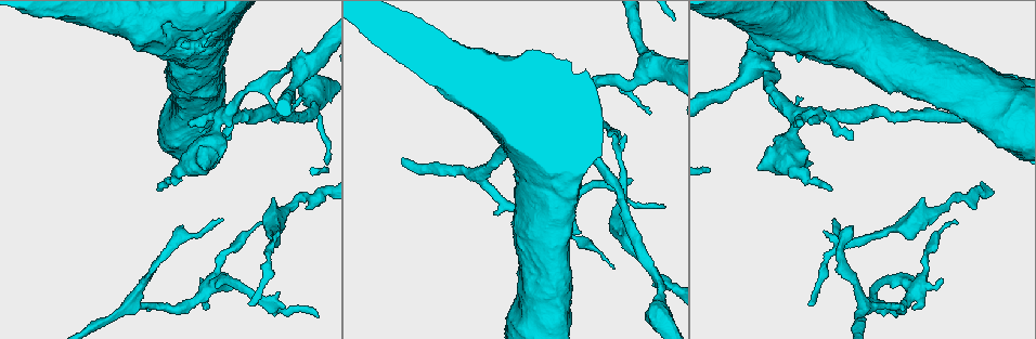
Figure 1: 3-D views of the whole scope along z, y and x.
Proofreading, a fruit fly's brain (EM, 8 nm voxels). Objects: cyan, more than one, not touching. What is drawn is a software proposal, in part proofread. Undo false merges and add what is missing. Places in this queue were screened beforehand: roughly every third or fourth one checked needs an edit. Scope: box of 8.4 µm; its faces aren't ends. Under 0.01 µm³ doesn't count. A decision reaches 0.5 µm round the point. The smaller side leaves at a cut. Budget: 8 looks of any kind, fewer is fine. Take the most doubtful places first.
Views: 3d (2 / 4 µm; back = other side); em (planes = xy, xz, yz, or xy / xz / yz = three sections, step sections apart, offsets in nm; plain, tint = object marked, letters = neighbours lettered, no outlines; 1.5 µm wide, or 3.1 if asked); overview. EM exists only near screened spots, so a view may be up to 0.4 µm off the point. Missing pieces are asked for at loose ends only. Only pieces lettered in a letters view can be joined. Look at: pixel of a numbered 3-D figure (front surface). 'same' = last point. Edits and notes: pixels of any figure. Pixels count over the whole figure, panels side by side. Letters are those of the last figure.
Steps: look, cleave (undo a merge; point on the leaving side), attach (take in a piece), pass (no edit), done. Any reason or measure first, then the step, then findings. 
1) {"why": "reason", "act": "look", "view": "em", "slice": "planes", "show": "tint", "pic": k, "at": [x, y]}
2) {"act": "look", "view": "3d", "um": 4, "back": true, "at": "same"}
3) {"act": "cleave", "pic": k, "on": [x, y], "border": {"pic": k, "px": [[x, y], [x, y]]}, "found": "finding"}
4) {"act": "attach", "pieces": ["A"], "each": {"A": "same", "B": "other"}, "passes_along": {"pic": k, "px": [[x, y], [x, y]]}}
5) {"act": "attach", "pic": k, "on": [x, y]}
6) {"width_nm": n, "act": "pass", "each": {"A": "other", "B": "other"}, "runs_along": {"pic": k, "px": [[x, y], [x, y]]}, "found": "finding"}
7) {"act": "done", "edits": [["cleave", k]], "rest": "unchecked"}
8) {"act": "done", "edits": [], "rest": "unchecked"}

{"why": "branch point", "act": "look", "view": "em", "slice": "planes", "show": "letters", "pic": 1, "at": [917, 286]}

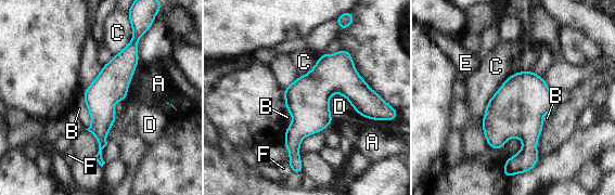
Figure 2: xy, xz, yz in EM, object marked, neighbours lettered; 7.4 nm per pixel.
{"width_nm": 240, "act": "pass", "each": {"A": "other", "B": "other", "C": "other", "D": "other", "E": "other", "F": "other"}, "border": {"pic": 2, "px": [[509, 75], [488, 101], [481, 122]]}, "found": "all the same cell"}

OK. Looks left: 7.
{"why": "thin end", "act": "look", "view": "em", "slice": "planes", "show": "letters", "pic": 1, "at": [278, 233]}

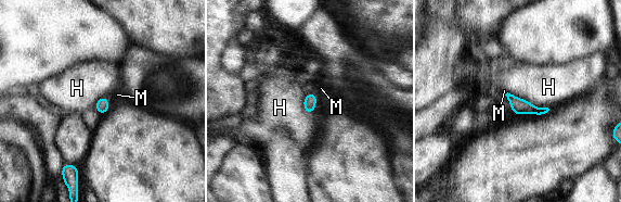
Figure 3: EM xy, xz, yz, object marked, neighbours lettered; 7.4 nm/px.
{"width_nm": 100, "act": "attach", "pieces": ["M"], "each": {"H": "other", "M": "same"}, "passes_along": {"pic": 3, "px": [[310, 100], [317, 100], [321, 88]]}, "found": "the cell continues"}

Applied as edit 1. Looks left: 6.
{"act": "look", "view": "overview"}

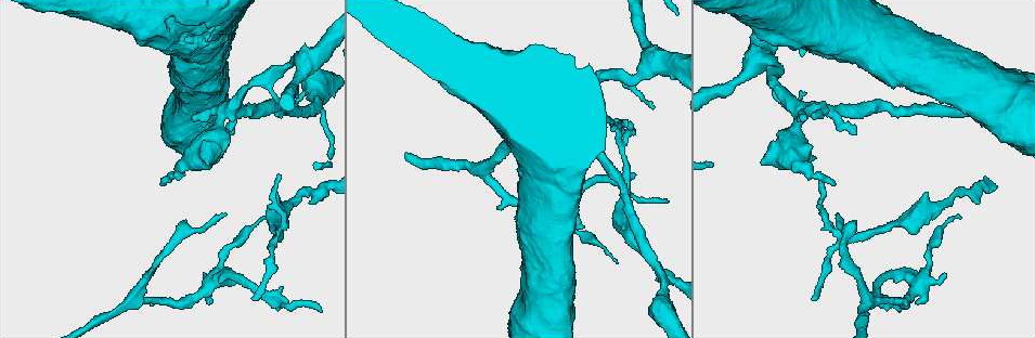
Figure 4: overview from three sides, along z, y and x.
{"why": "tapers out", "act": "look", "view": "3d", "um": 4, "pic": 4, "at": [900, 312]}

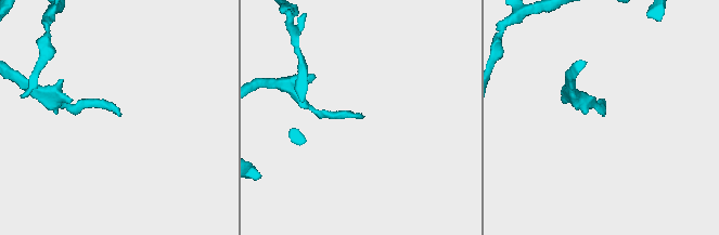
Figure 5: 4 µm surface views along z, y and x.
{"why": "now the EM", "act": "look", "view": "em", "slice": "planes", "show": "tint", "pic": 5, "at": [364, 116]}

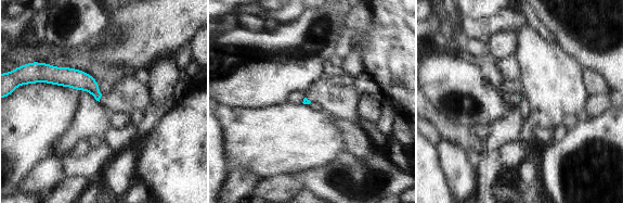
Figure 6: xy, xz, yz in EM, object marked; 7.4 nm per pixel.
{"act": "look", "view": "em", "slice": "planes", "show": "letters", "at": "same"}

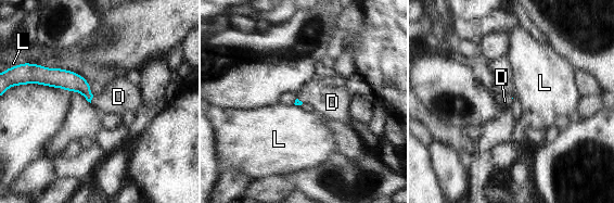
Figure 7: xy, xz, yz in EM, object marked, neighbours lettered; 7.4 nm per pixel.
{"act": "attach", "pieces": ["D"], "each": {"D": "same", "L": "other"}, "passes_along": {"pic": 7, "px": [[69, 80], [91, 99], [118, 97]]}, "found": "it goes on there"}

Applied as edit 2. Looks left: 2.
{"act": "done", "edits": [["attach", 3], ["attach", 7]], "rest": "unchecked"}

